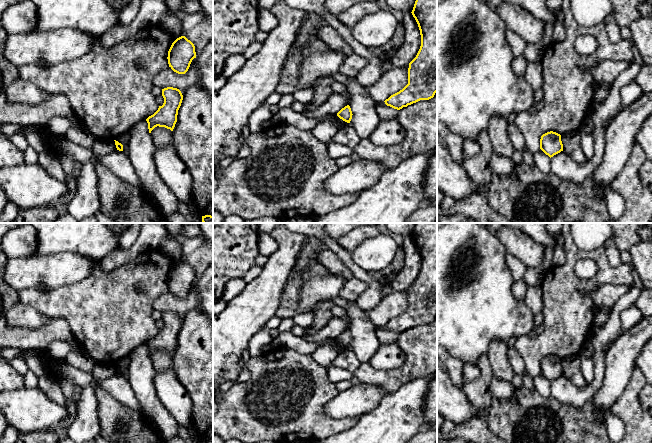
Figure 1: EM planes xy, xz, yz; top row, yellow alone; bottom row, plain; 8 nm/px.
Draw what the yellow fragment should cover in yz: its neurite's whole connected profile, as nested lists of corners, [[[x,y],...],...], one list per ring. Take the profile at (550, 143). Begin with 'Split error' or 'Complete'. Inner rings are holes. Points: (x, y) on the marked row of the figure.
Complete. [[[550,131],[541,136],[540,149],[550,158],[563,151],[561,135]]]

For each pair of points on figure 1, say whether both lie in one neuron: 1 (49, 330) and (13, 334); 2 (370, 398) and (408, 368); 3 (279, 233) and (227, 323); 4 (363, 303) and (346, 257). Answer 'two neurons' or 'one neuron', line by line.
1: one neuron
2: two neurons
3: one neuron
4: one neuron

